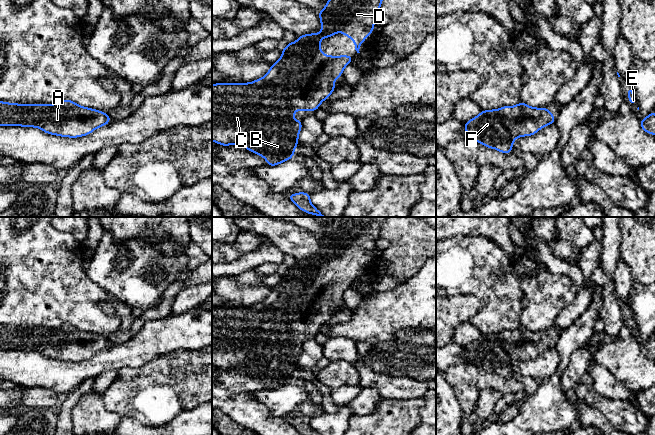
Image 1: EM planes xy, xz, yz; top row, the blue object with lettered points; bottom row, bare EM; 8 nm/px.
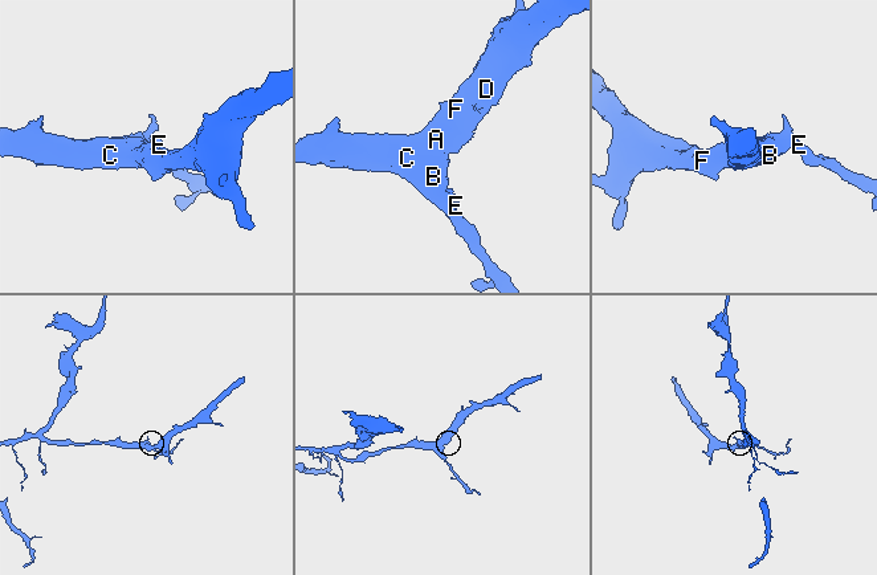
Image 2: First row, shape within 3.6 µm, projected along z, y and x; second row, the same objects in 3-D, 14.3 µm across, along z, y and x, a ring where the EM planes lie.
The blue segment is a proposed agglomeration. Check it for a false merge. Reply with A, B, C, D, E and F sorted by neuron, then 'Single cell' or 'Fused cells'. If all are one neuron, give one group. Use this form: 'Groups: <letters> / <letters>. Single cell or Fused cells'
Groups: A B C D E F. Single cell

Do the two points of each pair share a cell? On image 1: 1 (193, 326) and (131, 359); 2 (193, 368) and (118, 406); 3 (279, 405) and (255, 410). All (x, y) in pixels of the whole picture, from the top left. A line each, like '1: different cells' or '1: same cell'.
1: same cell
2: same cell
3: different cells

